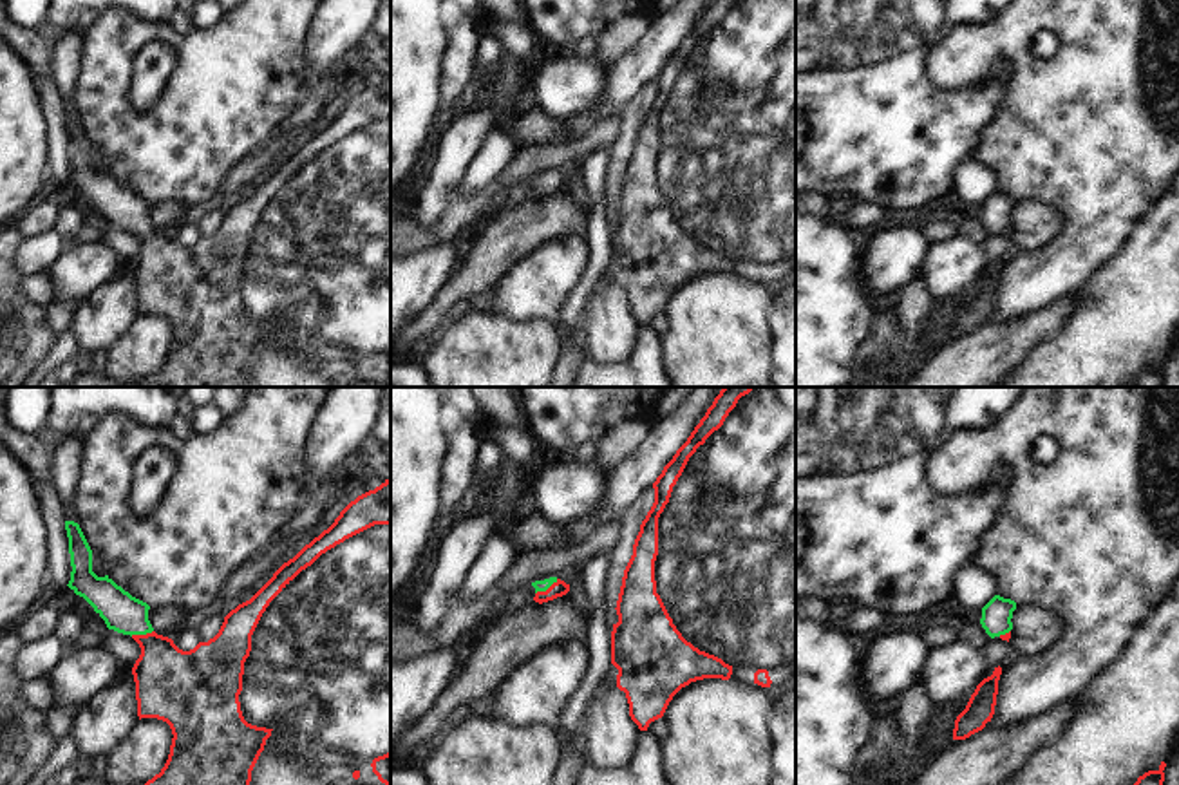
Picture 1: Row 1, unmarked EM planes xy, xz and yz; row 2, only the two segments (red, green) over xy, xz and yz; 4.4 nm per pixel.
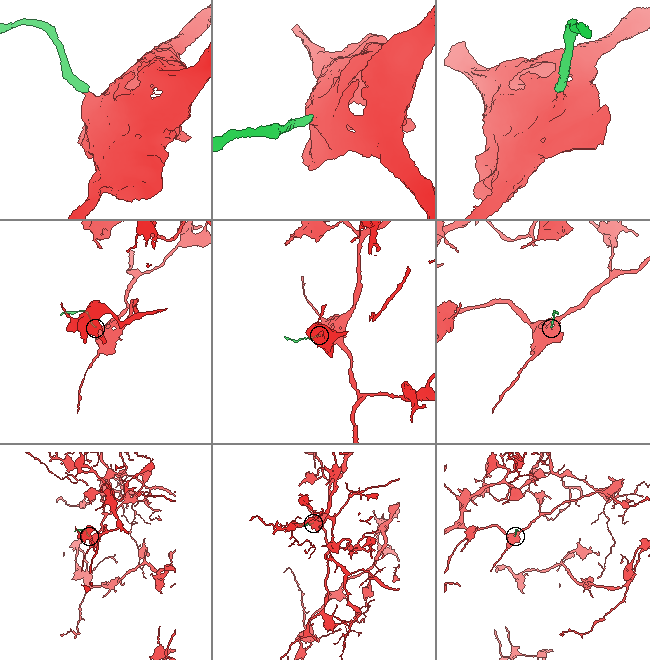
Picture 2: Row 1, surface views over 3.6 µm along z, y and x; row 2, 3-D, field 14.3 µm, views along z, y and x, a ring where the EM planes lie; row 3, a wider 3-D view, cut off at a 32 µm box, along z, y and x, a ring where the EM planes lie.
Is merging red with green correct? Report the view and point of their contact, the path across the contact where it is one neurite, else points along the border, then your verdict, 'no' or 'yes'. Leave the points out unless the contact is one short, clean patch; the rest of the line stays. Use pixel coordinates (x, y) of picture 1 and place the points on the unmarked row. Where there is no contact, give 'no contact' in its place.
xz (548, 183) | across xz (559, 183), (548, 183), (539, 179) | yes

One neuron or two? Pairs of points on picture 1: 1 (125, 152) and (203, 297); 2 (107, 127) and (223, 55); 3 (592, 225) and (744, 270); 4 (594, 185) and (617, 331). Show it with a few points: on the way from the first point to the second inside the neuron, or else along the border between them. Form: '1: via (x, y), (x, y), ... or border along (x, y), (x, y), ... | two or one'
1: border along (113, 176), (149, 201) | two
2: via (136, 127), (149, 127), (194, 84) | one
3: border along (610, 230), (612, 257) | two
4: border along (597, 281), (579, 319) | two

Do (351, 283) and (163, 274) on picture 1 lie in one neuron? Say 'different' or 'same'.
same

